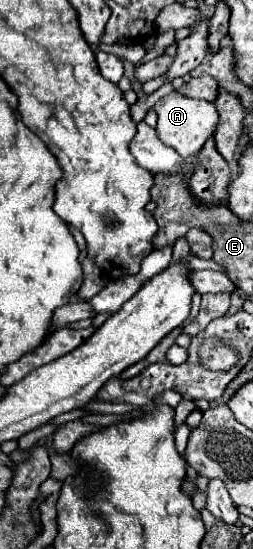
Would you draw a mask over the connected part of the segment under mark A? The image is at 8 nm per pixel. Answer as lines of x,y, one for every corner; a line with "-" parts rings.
169,92
167,96
163,96
155,106
153,110
157,112
157,126
155,126
155,132
159,136
159,140
163,140
163,144
171,146
179,156
193,156
197,154
205,140
213,134
215,126
217,126
217,110
215,110
215,104
207,102
207,100
199,100
199,98
189,98
189,96
183,96
179,92

